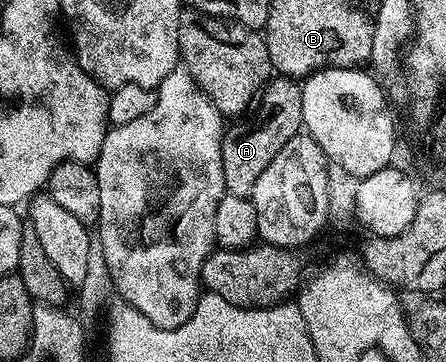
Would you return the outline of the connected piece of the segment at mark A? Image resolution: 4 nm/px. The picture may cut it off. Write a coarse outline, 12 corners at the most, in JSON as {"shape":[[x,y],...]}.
{"shape":[[269,80],[220,139],[225,193],[251,197],[303,126],[300,84]]}

